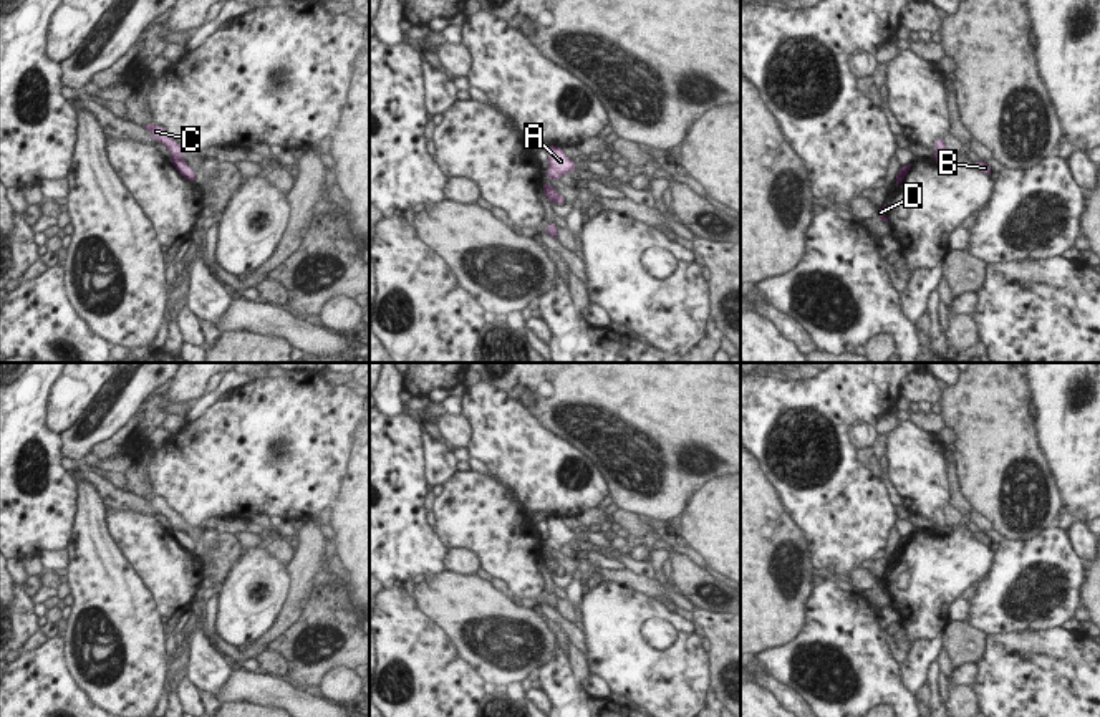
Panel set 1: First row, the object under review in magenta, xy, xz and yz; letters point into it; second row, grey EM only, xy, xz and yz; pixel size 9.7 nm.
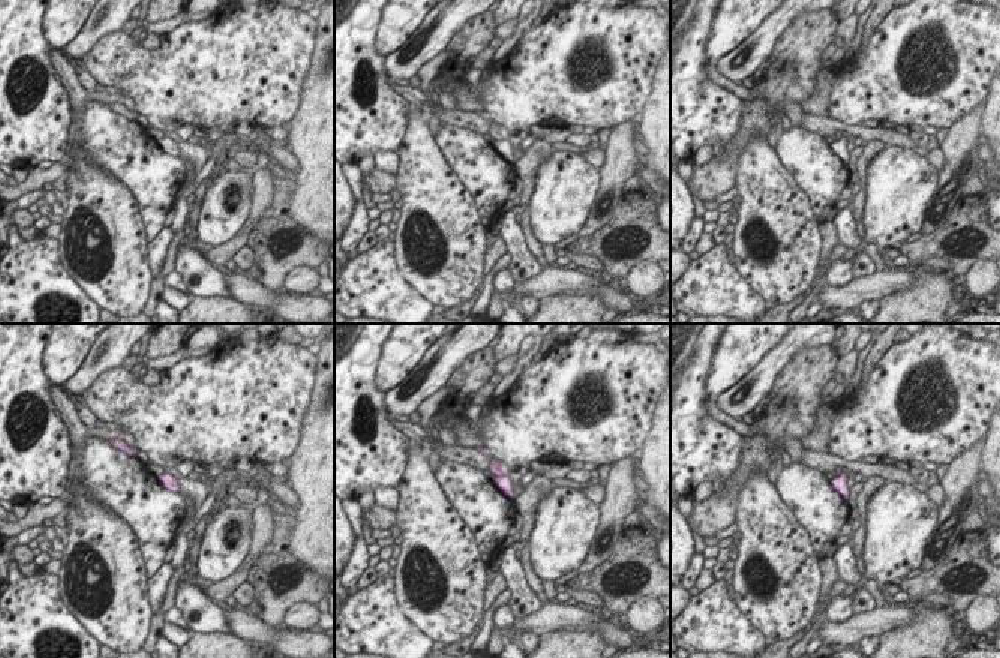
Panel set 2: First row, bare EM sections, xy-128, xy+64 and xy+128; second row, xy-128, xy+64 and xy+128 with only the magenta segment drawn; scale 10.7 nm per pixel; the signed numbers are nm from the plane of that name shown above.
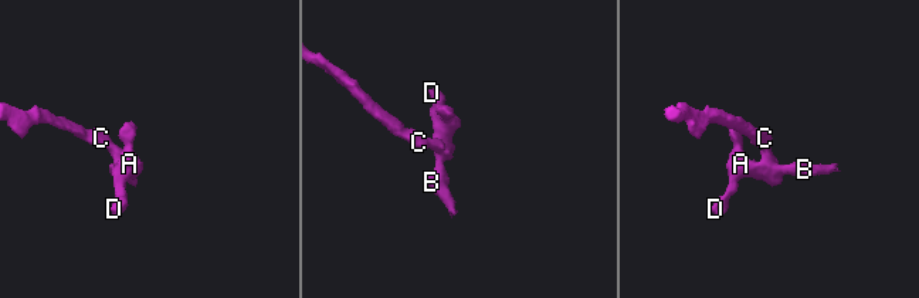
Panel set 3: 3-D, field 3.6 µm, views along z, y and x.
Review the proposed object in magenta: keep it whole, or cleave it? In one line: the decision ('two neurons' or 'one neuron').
two neurons

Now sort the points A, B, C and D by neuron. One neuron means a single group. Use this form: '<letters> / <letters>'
A B D / C

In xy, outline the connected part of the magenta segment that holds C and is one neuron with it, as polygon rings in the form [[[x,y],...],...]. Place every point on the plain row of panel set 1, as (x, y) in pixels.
[[[147,493],[144,498],[151,503],[156,512],[162,513],[169,520],[171,530],[186,525],[186,520],[179,513],[176,513],[162,497]]]

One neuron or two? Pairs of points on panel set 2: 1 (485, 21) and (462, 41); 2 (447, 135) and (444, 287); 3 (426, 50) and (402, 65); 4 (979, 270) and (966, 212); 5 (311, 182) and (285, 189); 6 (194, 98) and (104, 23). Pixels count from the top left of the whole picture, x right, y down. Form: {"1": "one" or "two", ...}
{"1": "one", "2": "two", "3": "one", "4": "two", "5": "two", "6": "two"}

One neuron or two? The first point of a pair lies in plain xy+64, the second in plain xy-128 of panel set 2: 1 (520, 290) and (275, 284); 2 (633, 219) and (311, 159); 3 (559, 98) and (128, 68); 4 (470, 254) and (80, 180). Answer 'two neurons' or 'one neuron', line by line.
1: two neurons
2: two neurons
3: one neuron
4: one neuron

